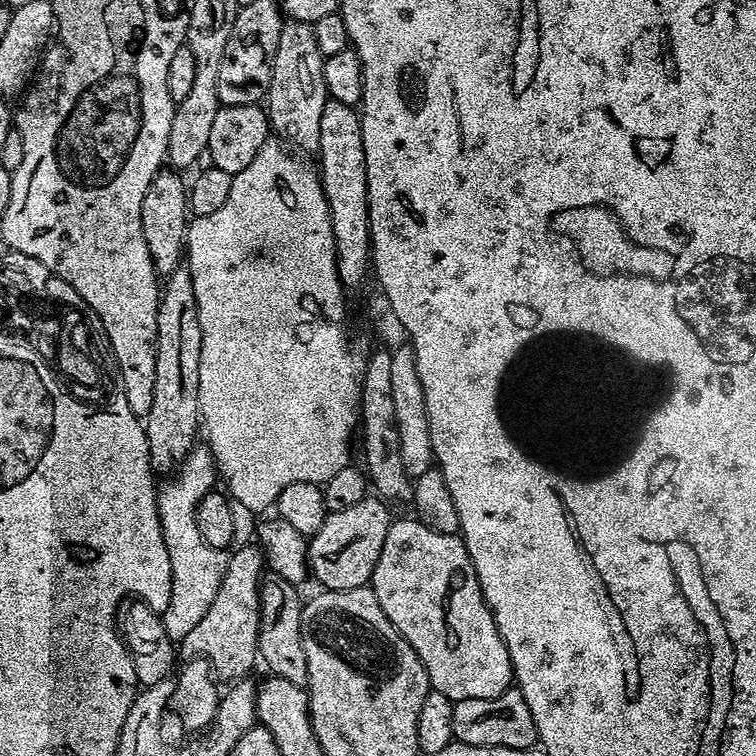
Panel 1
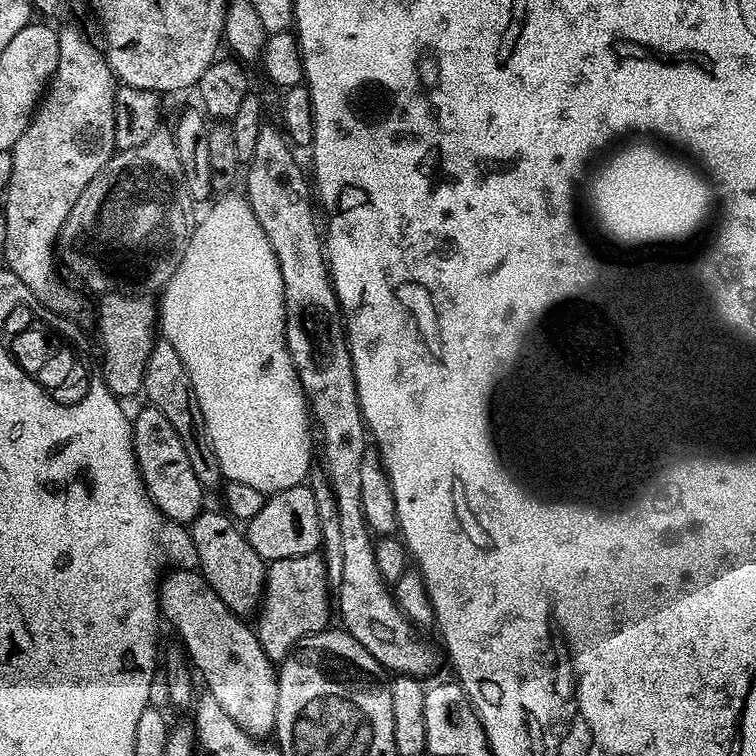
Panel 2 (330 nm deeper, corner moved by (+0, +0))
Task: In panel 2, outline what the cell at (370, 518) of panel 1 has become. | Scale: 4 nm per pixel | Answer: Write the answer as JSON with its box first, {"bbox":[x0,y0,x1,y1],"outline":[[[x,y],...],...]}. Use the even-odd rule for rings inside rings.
{"bbox":[254,557,329,662],"outline":[[[323,557],[282,558],[267,565],[264,594],[254,620],[254,631],[262,650],[274,662],[283,662],[293,648],[310,634],[329,627],[328,583]],[[260,616],[260,617],[259,617]]]}

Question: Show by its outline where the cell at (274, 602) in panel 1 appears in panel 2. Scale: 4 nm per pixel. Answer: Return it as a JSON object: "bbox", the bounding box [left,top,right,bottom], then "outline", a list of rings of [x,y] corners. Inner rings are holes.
{"bbox":[190,510,266,618],"outline":[[[205,510],[200,512],[198,518],[194,518],[190,525],[192,534],[191,551],[200,560],[198,571],[201,576],[206,578],[206,582],[214,590],[214,594],[218,594],[218,598],[222,598],[222,602],[226,602],[226,606],[231,612],[235,612],[241,618],[248,618],[259,609],[262,603],[266,562],[250,546],[247,535],[241,529],[239,532],[235,527],[239,528],[234,523],[232,517],[223,511],[217,510],[217,512],[211,512],[211,510]]]}

